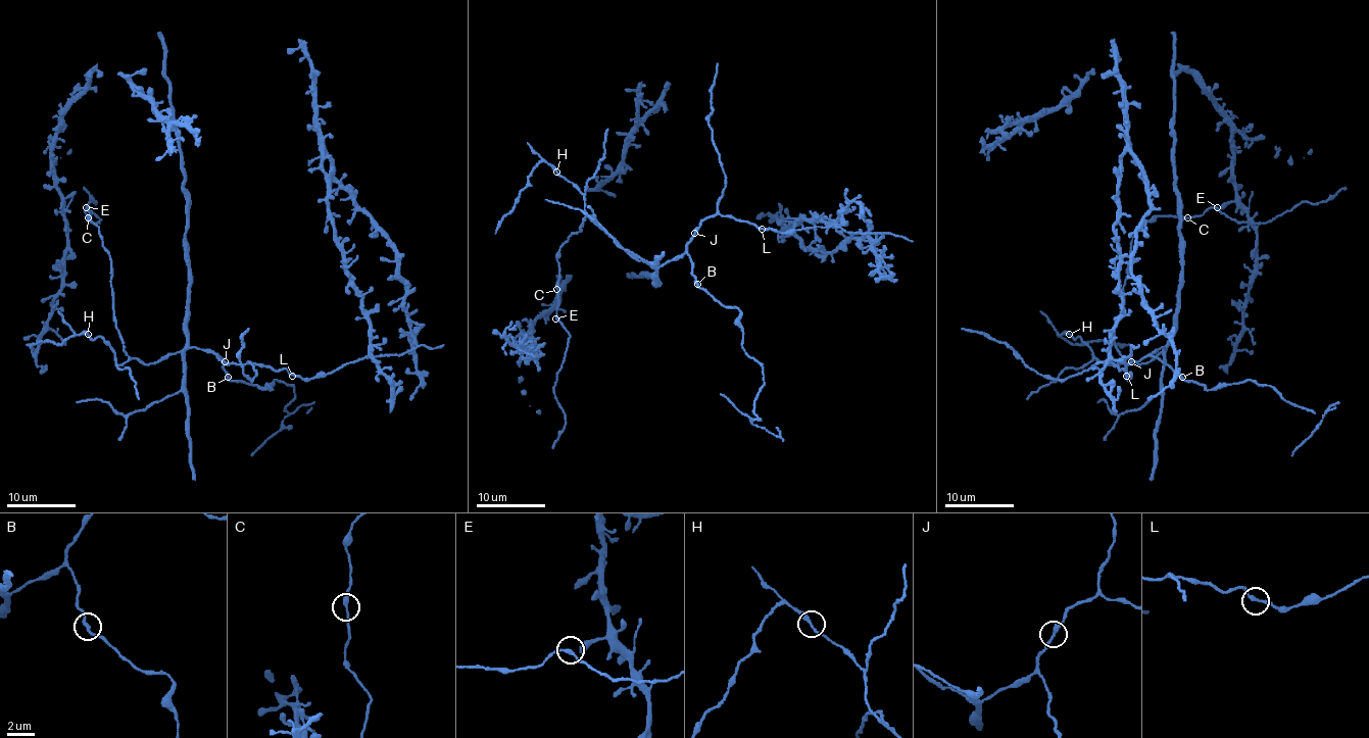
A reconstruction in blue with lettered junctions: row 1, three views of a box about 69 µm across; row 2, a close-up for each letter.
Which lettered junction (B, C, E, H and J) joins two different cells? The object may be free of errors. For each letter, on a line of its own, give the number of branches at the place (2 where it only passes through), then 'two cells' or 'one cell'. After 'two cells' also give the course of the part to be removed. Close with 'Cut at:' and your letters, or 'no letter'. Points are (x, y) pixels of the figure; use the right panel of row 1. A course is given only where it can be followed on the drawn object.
B: 2 | one cell
C: 2 | one cell
E: 2 | one cell
H: 2 | one cell
J: 2 | one cell
Cut at: no letter

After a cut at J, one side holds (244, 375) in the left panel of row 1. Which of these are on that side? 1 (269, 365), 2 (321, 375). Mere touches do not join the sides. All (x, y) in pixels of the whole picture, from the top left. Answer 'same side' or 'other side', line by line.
1: same side
2: same side

